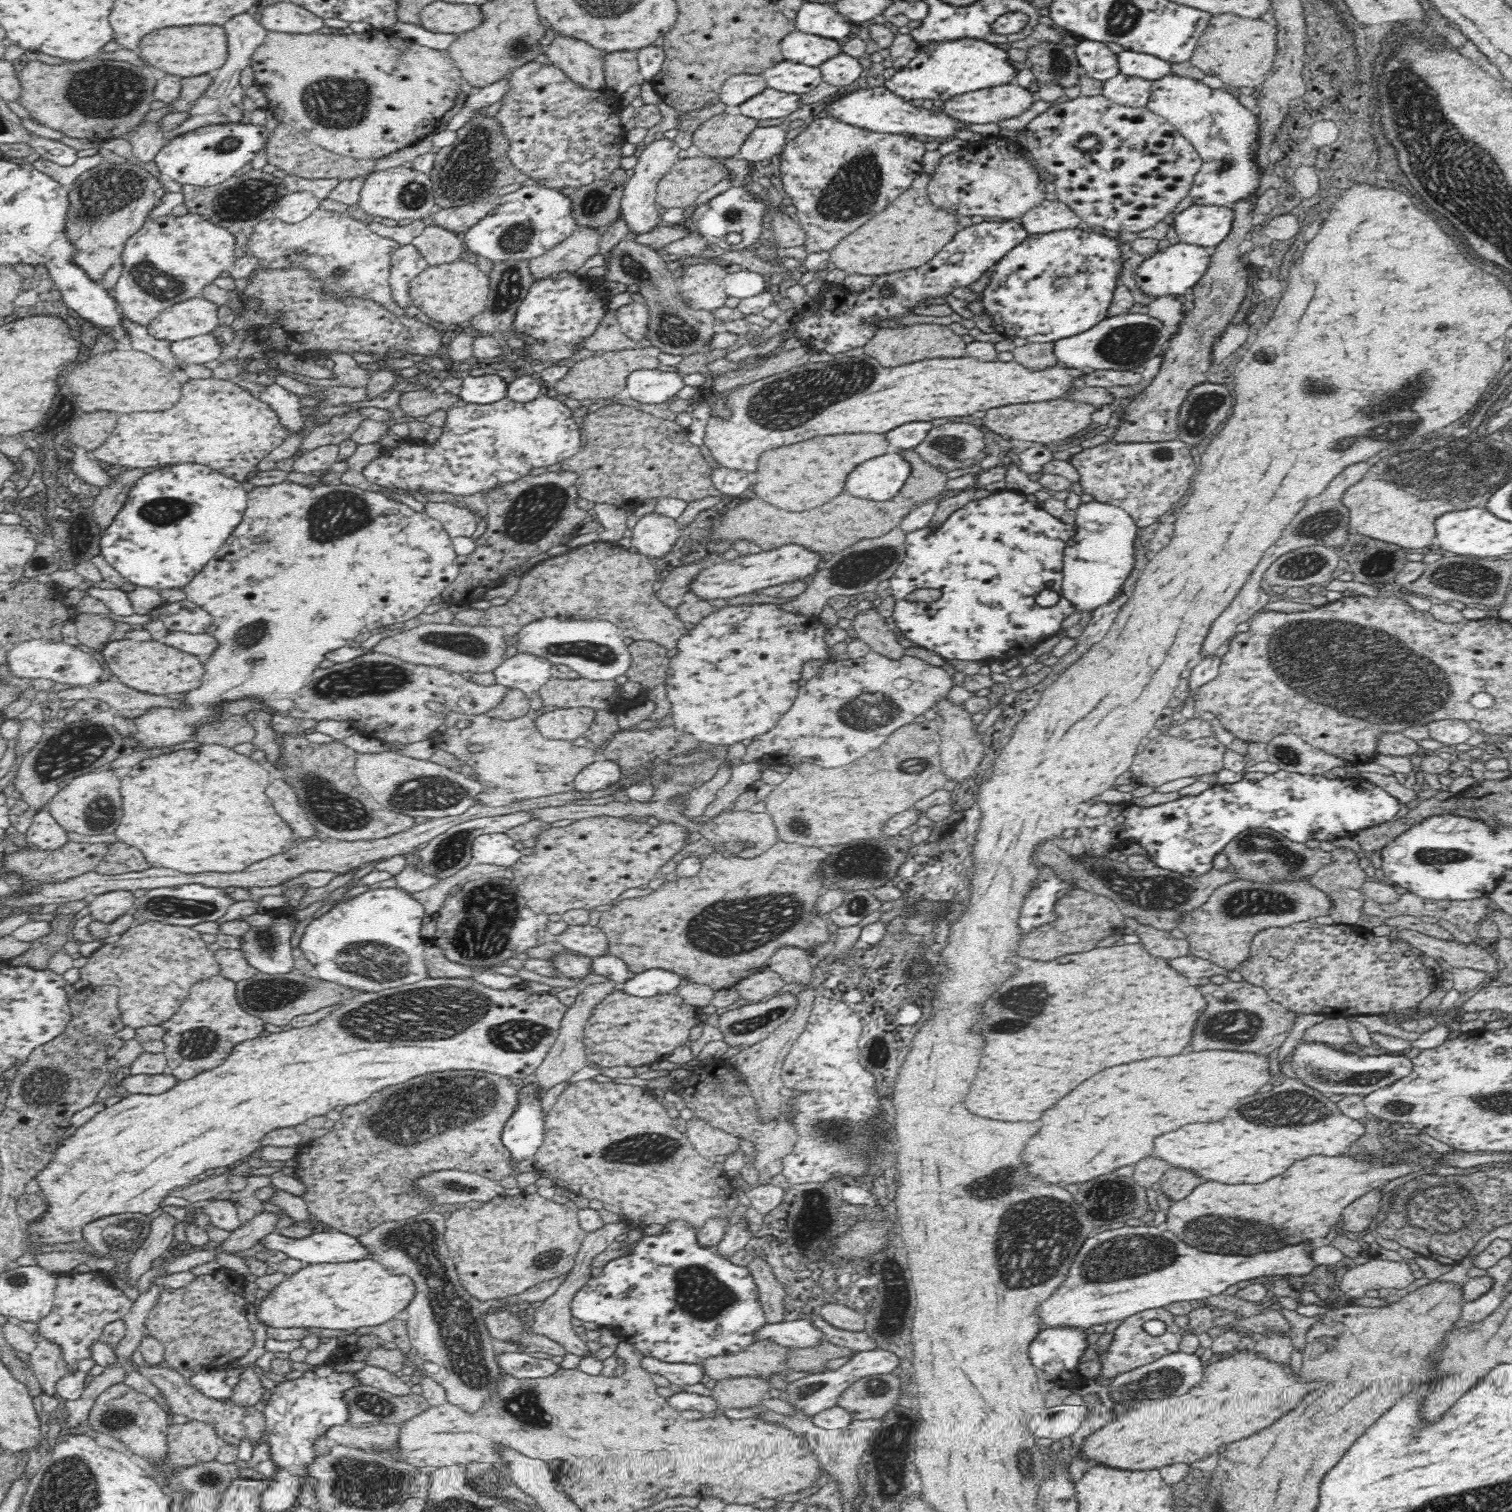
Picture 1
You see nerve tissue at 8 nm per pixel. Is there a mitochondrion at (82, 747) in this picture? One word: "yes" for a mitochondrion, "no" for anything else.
yes

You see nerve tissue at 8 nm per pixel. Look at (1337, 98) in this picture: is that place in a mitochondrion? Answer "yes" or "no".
no

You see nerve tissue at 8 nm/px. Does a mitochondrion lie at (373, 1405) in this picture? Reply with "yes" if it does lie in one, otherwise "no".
yes

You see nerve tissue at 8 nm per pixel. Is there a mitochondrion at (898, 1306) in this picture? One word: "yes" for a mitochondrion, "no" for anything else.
yes

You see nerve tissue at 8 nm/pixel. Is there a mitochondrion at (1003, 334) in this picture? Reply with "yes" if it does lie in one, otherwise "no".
no

